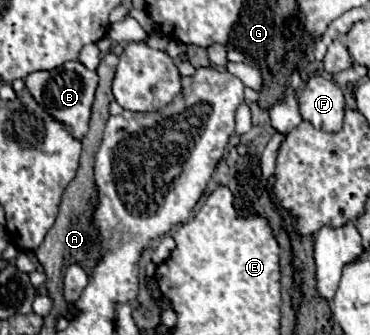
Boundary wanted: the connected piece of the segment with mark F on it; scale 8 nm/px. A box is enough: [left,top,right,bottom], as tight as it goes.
[298,75,344,131]

